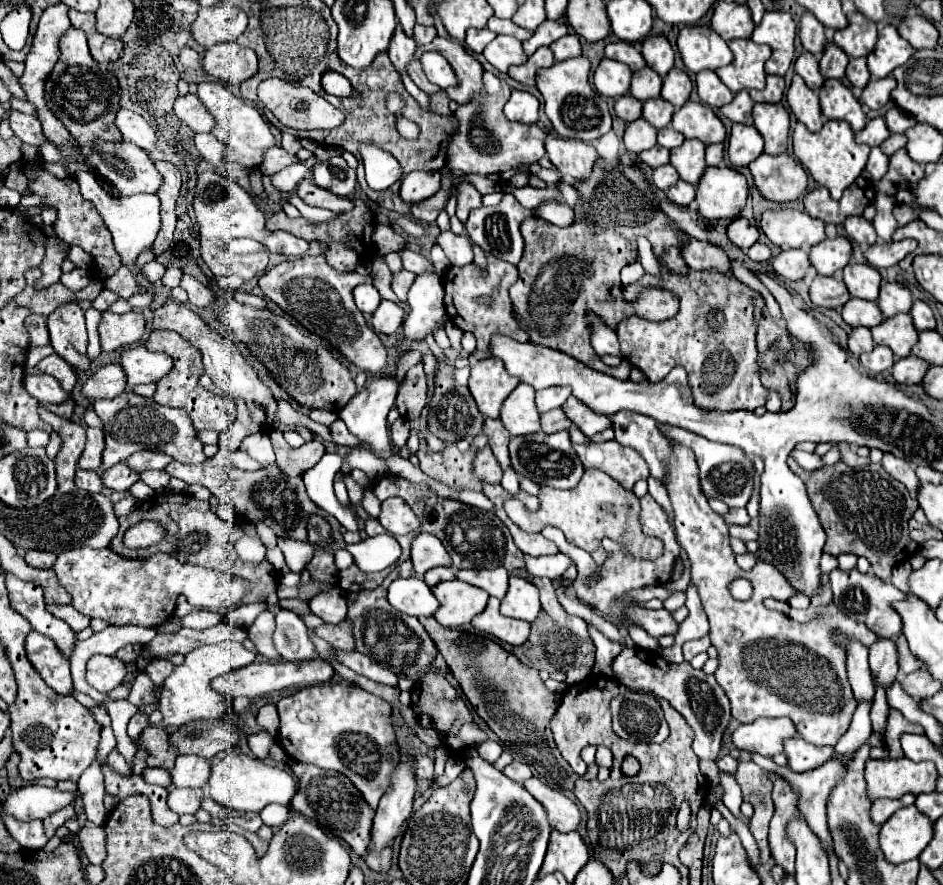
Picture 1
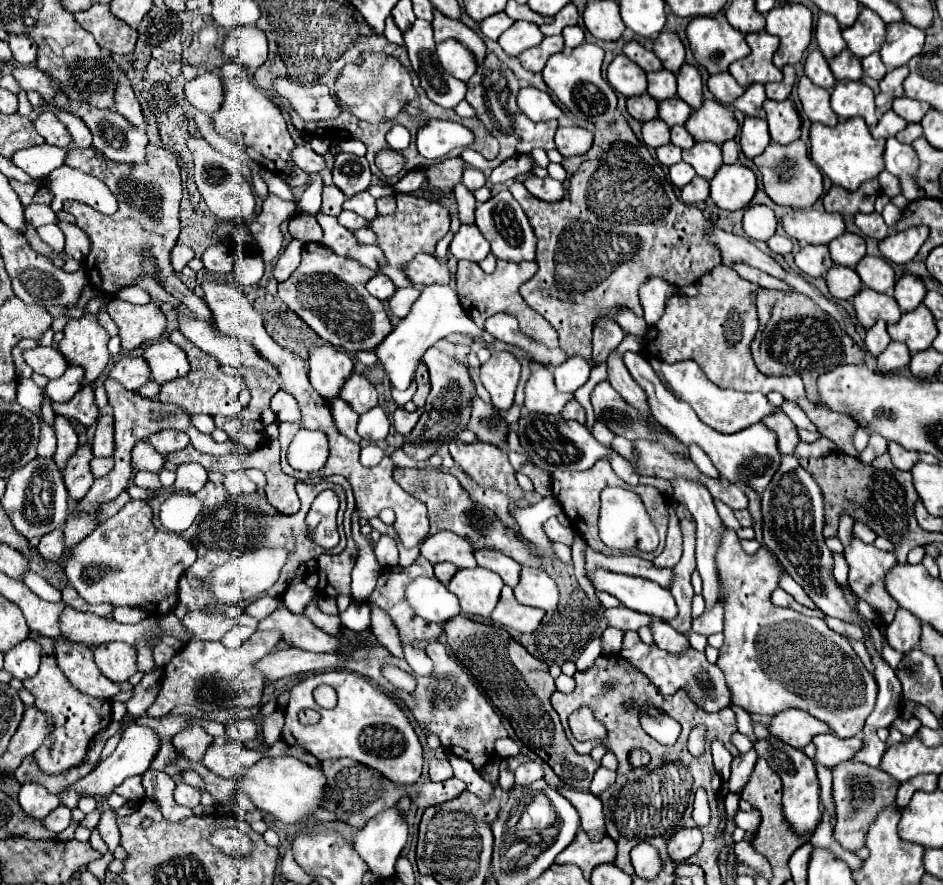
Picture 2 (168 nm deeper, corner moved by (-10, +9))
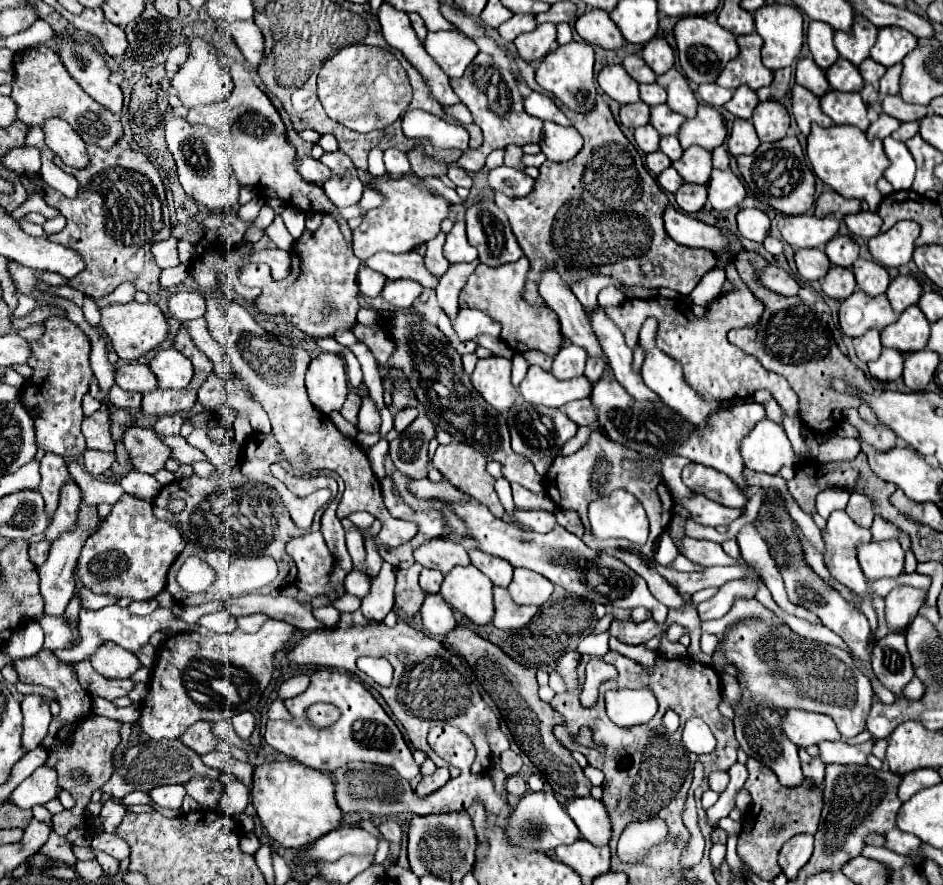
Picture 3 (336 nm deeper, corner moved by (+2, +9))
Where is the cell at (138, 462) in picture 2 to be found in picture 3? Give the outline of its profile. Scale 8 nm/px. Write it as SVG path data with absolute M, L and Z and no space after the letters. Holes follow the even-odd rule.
M132 426L124 434L124 446L132 460L134 470L156 474L164 468L164 462L170 458L170 448L162 444L162 440L150 430Z

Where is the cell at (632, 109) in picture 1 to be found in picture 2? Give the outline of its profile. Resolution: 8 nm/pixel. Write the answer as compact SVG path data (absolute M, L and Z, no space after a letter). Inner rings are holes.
M644 94L644 96L636 96L636 98L628 98L628 112L632 118L636 118L638 122L648 122L648 120L656 120L658 118L658 102L652 100L652 96Z

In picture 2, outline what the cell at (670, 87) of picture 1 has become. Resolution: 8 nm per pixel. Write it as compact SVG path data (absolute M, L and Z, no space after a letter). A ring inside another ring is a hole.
M684 64L678 74L678 98L684 100L692 110L702 106L702 78L696 66Z

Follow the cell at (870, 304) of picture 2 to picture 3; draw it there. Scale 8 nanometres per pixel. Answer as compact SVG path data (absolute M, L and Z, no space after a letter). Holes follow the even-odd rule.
M860 290L842 300L838 316L844 334L850 338L860 338L868 328L882 330L898 318L898 314L888 304L886 294L872 298Z

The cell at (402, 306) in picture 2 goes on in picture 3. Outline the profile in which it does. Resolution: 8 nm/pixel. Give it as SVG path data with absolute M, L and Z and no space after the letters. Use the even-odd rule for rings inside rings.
M388 280L382 290L382 298L390 302L396 310L406 310L414 304L422 290L424 288L412 280Z

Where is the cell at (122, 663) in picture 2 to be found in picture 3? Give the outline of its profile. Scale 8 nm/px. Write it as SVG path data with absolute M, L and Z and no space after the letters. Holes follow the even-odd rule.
M104 644L98 648L96 656L92 656L92 666L96 672L100 672L102 676L120 680L120 678L130 678L138 668L140 668L140 660L136 660L136 656L124 648L120 648L118 644Z

